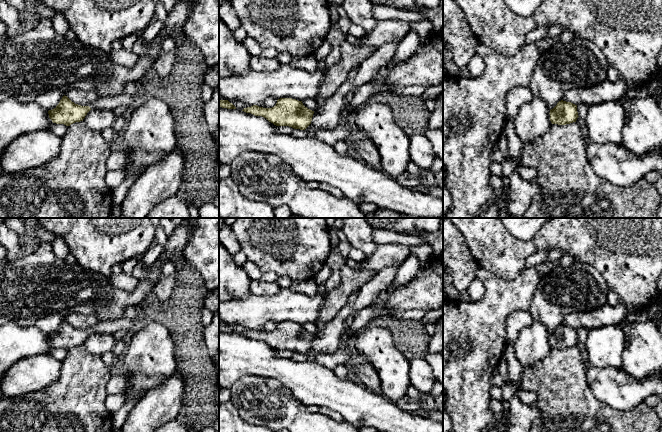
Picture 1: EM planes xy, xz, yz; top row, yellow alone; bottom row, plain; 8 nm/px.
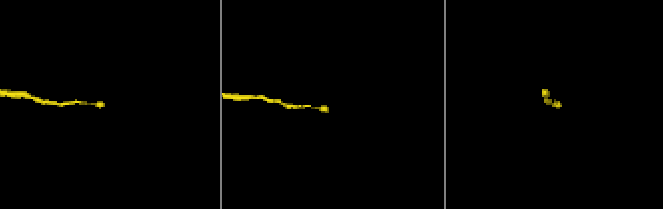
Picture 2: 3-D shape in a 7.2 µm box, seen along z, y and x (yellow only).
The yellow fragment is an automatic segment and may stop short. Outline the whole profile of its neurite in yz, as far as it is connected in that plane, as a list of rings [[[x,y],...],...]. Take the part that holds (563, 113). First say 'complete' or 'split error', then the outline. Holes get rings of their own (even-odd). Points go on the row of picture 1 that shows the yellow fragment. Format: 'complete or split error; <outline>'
complete; [[[559,101],[557,105],[550,110],[550,121],[552,124],[566,125],[576,122],[578,116],[577,105],[566,102]]]

